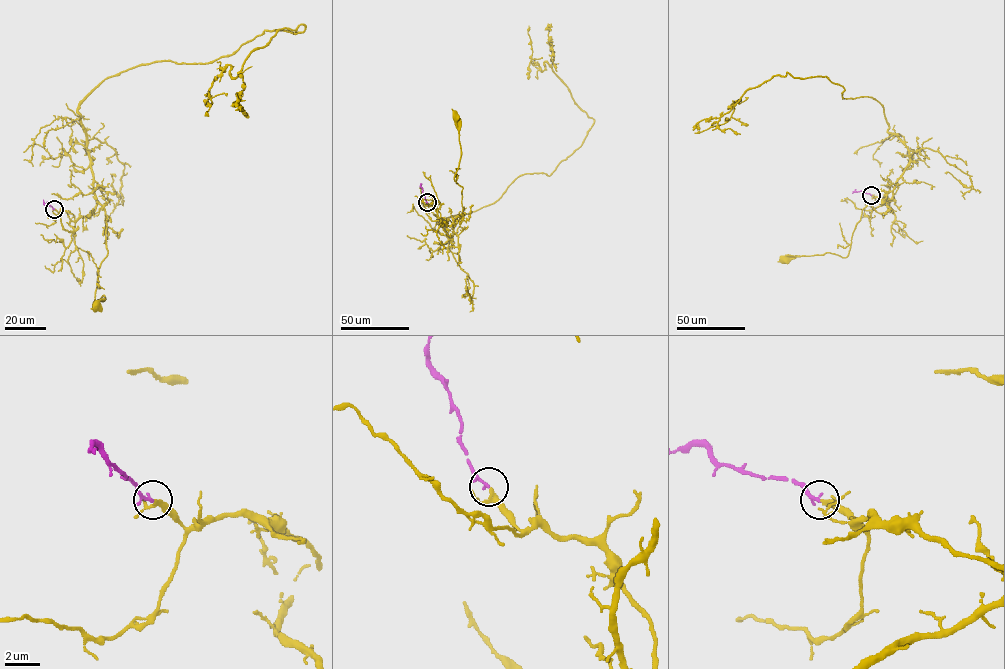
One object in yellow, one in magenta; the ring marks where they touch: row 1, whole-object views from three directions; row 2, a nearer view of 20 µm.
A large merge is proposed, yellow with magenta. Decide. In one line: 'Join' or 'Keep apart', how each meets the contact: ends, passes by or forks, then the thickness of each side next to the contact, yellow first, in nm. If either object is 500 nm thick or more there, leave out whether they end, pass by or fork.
Join. At the ring yellow passes by. At the ring magenta passes by. Thickness 190 nm (yellow) against 130 nm

